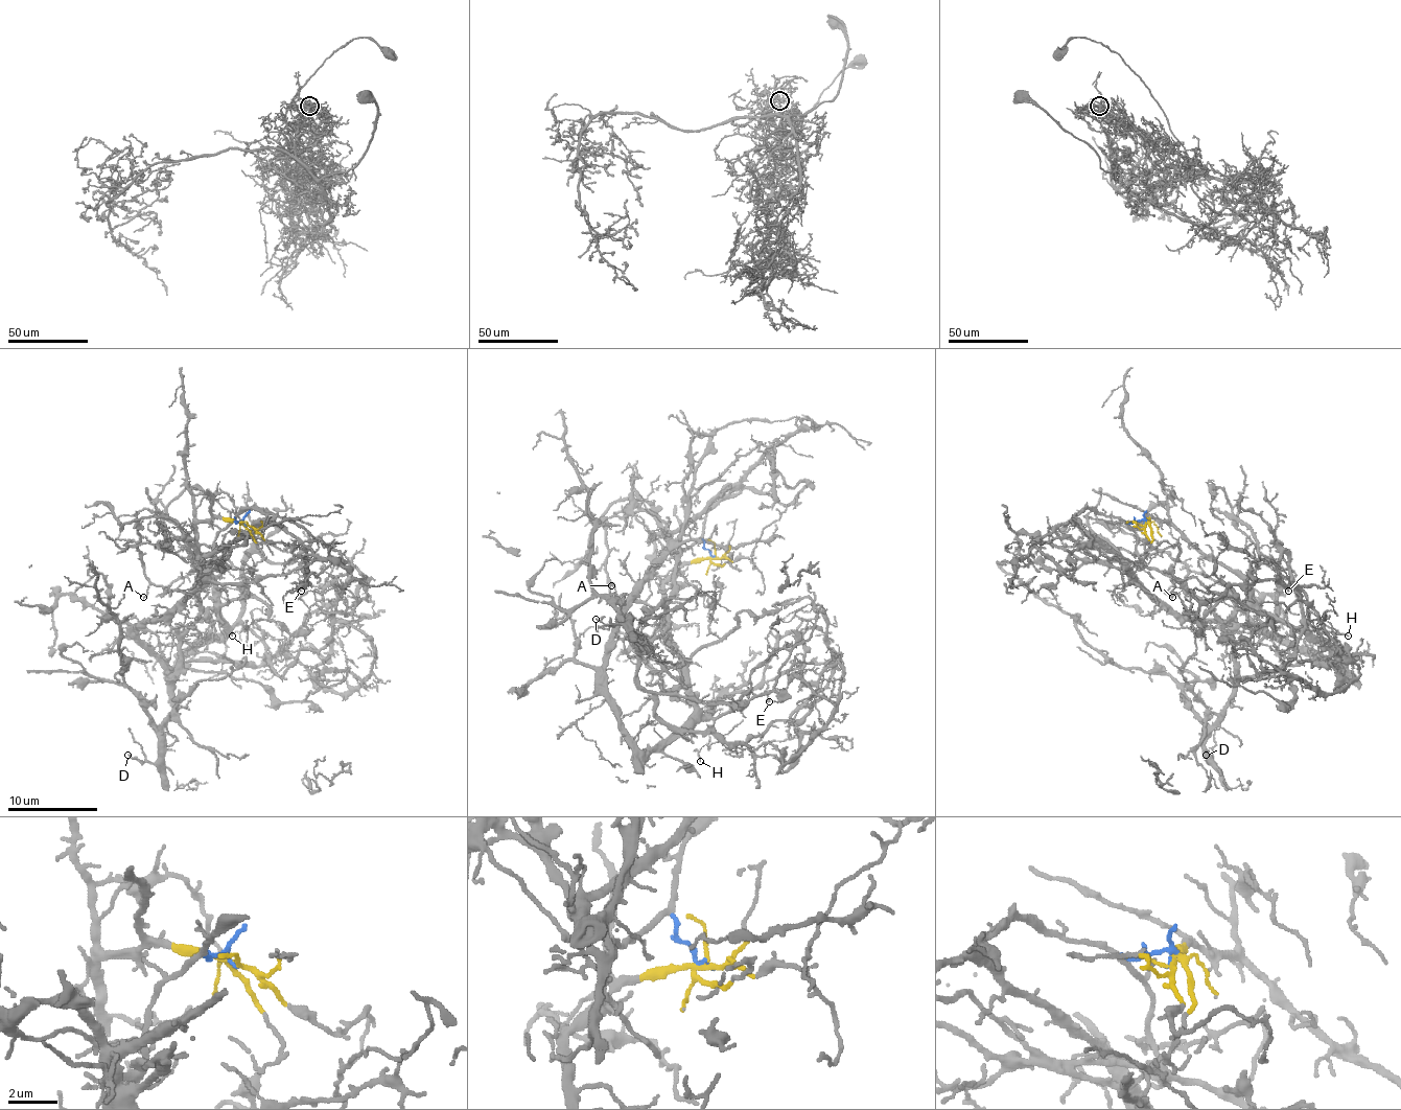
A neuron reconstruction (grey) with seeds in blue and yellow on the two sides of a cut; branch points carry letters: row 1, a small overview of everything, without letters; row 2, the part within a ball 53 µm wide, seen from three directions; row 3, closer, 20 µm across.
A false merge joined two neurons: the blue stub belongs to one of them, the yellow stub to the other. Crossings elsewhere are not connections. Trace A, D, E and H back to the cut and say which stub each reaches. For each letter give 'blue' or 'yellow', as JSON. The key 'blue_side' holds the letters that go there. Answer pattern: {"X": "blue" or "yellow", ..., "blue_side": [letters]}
{"A": "blue", "D": "blue", "E": "yellow", "H": "yellow", "blue_side": ["A", "D"]}

